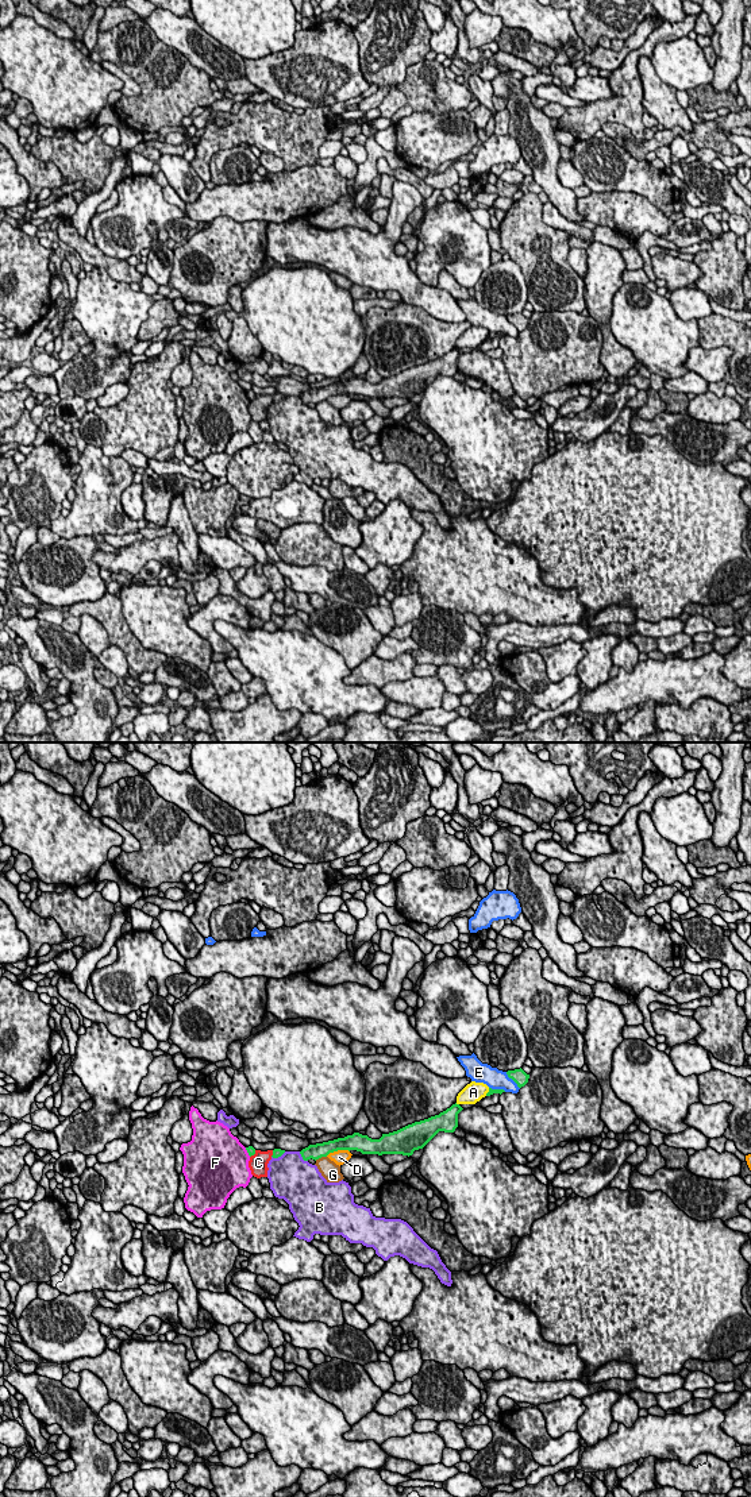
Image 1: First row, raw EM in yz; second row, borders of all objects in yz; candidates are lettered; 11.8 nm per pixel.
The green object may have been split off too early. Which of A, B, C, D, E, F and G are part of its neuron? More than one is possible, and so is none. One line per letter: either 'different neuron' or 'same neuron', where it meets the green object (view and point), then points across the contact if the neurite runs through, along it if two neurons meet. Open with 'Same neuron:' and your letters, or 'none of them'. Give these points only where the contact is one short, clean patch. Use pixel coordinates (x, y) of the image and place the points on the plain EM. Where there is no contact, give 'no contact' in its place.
Same neuron: none of them
A: different neuron | yz (455, 347)
B: different neuron | yz (301, 400)
C: different neuron | yz (253, 398)
D: different neuron | yz (337, 394) | along yz (349, 394), (334, 394), (326, 400)
E: different neuron | yz (512, 323)
F: different neuron | yz (247, 396)
G: different neuron | yz (320, 401) | along yz (326, 400), (315, 404)

